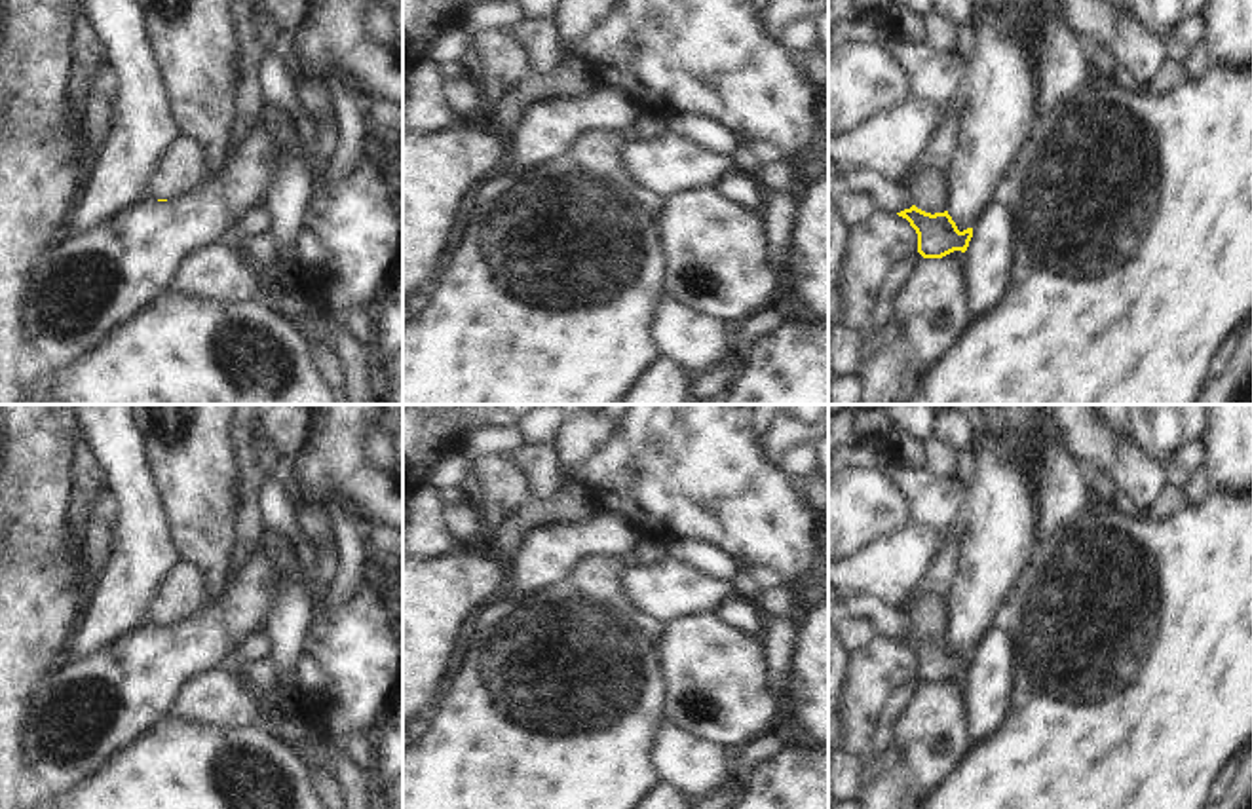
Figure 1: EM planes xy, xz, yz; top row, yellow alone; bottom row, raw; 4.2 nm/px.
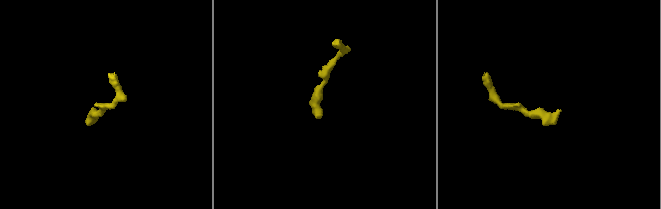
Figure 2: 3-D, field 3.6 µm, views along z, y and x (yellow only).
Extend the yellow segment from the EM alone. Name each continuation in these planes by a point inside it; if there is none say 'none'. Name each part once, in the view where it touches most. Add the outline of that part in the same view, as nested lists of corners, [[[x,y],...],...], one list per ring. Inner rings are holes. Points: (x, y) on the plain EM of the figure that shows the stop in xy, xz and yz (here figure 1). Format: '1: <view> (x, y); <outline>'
1: xy (183, 591); [[[179,562],[160,583],[148,604],[150,625],[173,625],[190,619],[207,602],[207,583],[203,572]]]

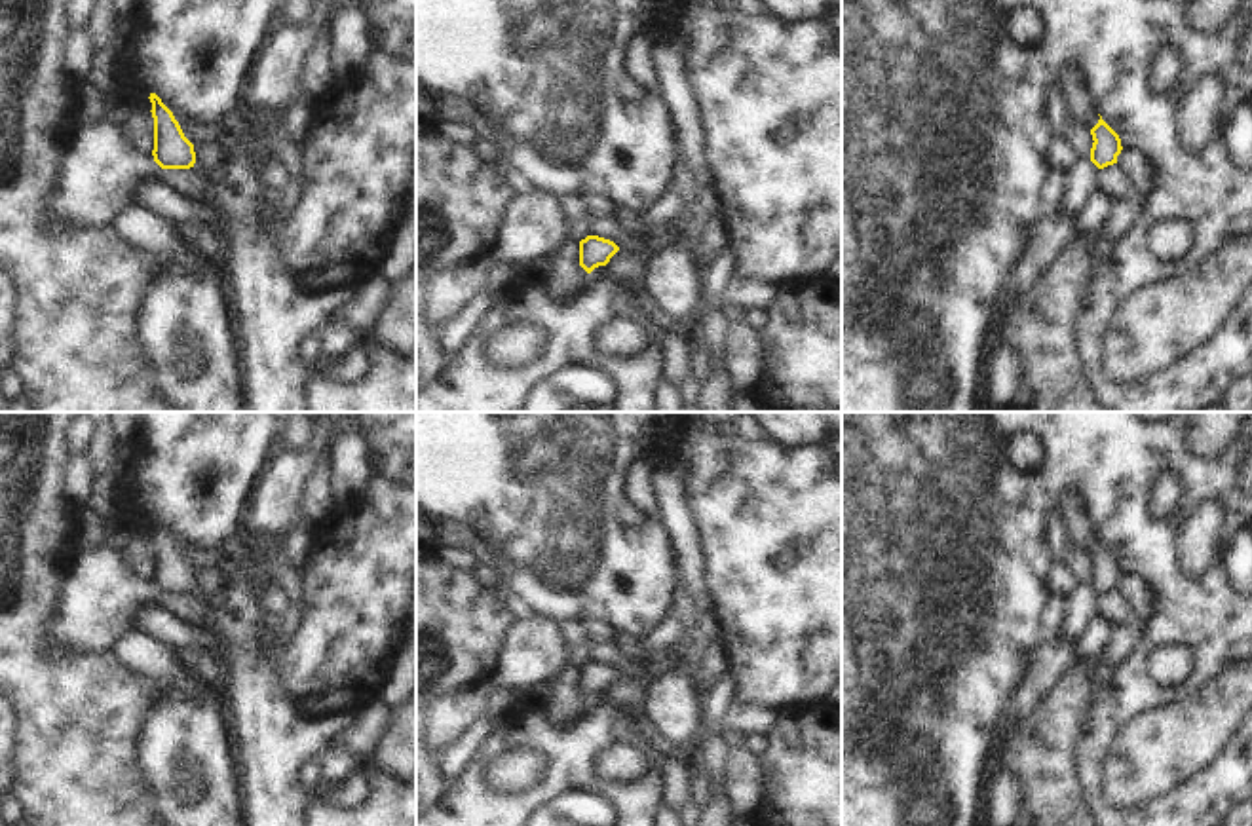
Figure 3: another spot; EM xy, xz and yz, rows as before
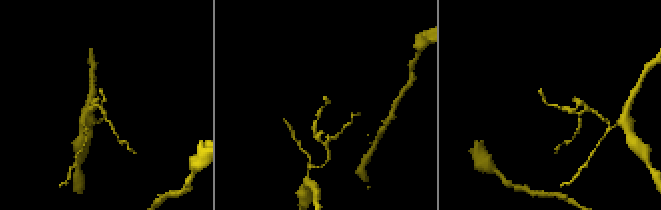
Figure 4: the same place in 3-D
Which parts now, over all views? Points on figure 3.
none

